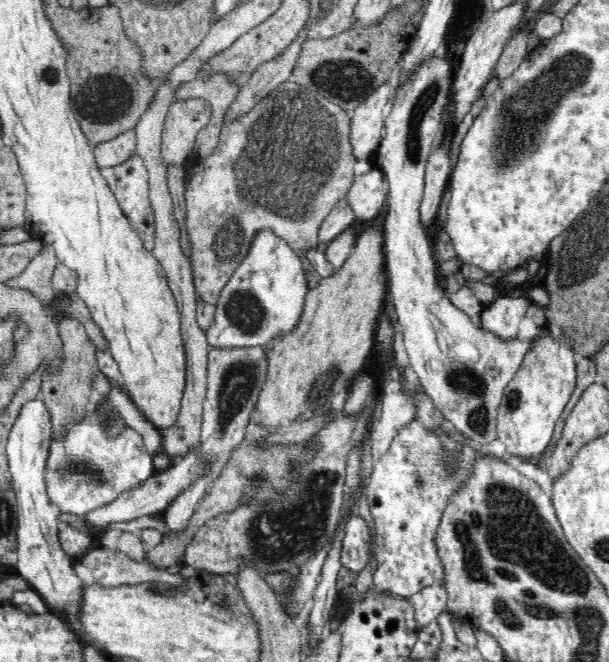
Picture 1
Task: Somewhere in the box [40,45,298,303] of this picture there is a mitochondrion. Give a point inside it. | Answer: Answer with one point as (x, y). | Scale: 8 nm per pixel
(105, 99)

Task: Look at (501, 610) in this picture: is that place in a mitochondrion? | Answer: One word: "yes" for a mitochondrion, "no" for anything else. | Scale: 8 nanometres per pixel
yes

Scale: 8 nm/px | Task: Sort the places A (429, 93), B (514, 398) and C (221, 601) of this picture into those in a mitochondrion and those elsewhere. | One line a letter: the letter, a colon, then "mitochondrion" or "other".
A: mitochondrion
B: mitochondrion
C: mitochondrion

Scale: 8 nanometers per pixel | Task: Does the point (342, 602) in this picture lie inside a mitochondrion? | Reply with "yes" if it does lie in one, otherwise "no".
no

